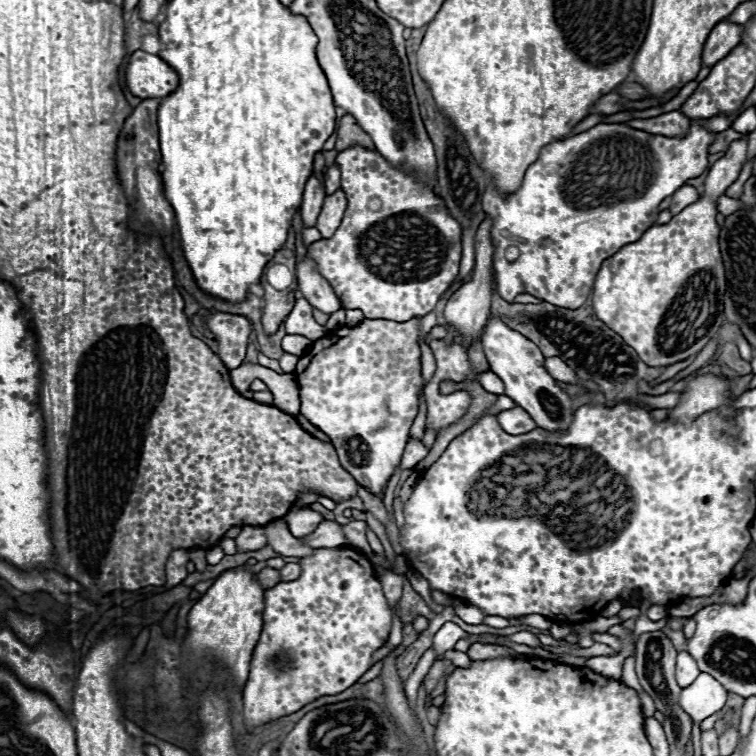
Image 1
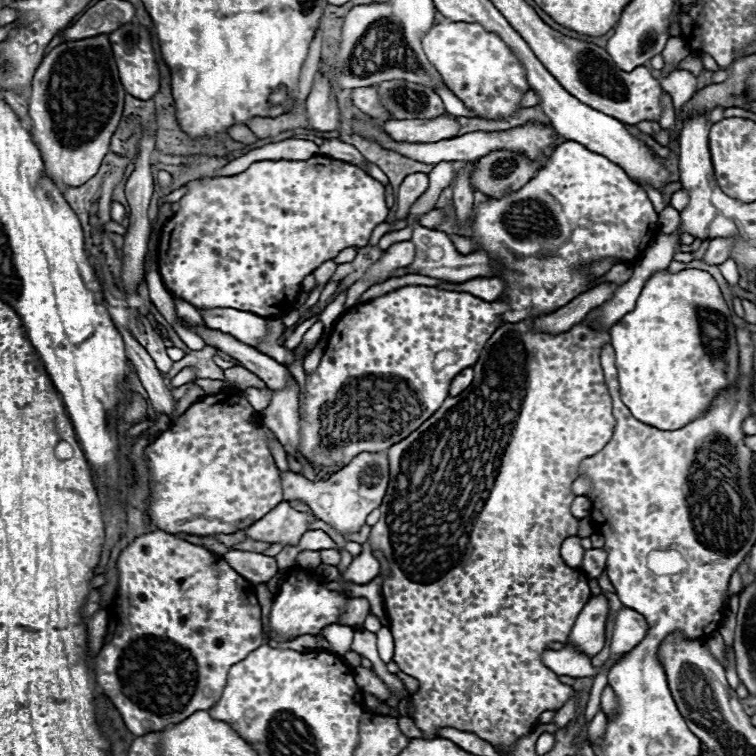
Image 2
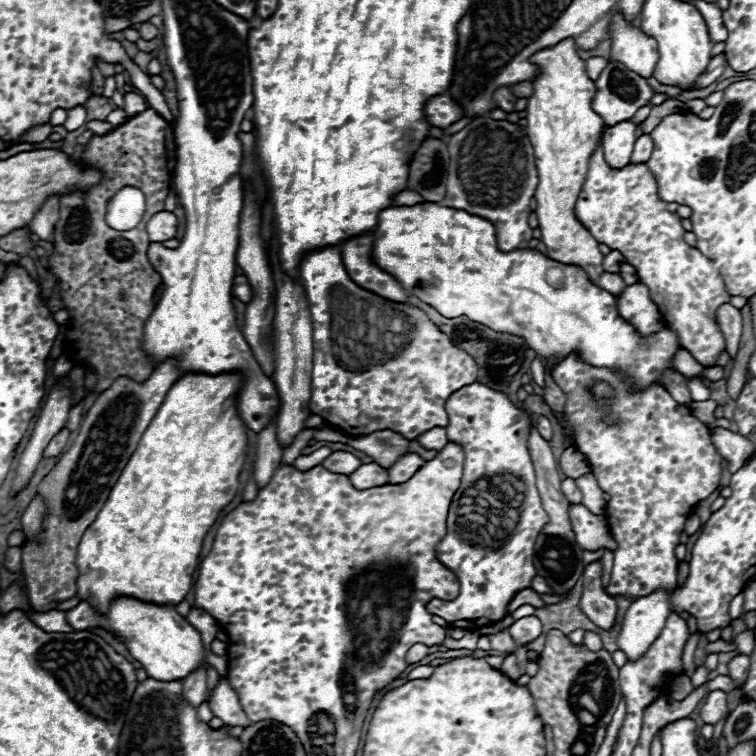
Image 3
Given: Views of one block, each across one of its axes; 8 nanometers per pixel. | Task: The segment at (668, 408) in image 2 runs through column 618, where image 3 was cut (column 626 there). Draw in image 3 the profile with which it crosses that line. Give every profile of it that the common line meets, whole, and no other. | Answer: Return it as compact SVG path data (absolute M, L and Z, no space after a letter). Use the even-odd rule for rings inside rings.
M424 202L416 206L394 206L378 214L378 228L374 232L374 260L382 270L394 274L406 294L420 298L422 302L436 308L446 318L468 316L496 332L514 334L526 340L526 344L544 360L544 364L556 368L568 354L580 350L586 364L598 368L614 368L626 374L626 380L636 388L648 388L650 384L662 384L662 372L674 370L672 358L680 350L680 342L674 330L662 328L656 334L640 336L638 330L618 314L616 298L596 286L578 266L556 262L538 250L516 248L512 252L502 252L496 244L494 224L486 218L468 214L464 210L446 208L434 202ZM548 268L562 268L563 282L546 281Z

